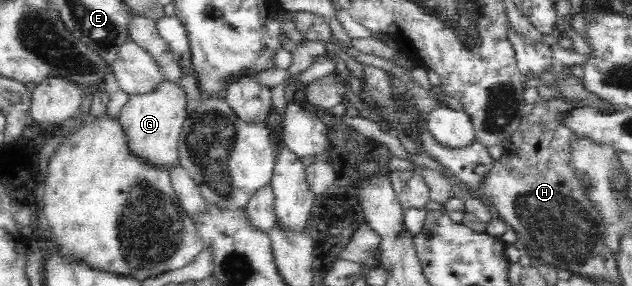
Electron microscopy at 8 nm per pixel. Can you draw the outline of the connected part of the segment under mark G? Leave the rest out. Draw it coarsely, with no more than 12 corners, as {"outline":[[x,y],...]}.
{"outline":[[167,77],[130,93],[119,114],[131,149],[167,168],[186,92]]}

